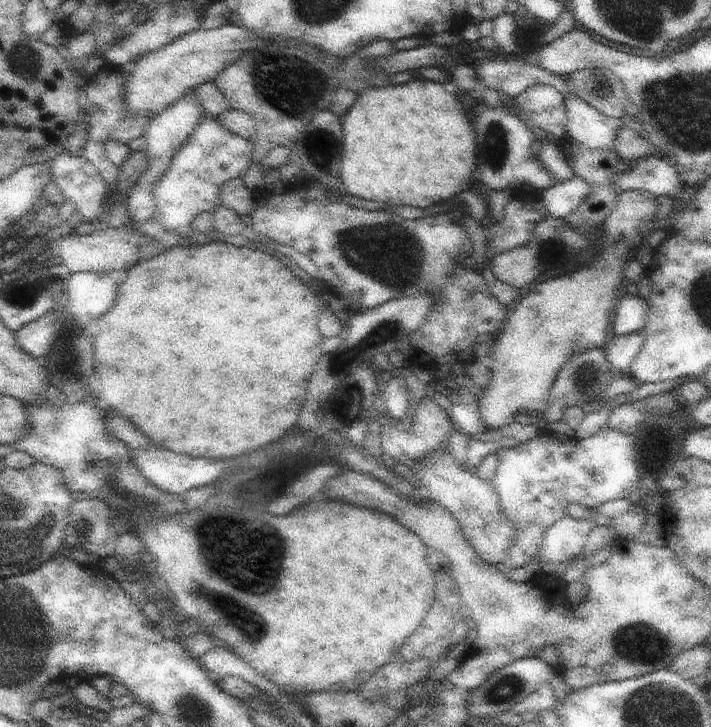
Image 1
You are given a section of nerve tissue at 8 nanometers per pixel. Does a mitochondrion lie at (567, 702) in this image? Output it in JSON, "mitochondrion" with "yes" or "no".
{"mitochondrion":"no"}

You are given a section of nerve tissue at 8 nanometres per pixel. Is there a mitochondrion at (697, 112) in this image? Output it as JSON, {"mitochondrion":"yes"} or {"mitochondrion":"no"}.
{"mitochondrion":"yes"}

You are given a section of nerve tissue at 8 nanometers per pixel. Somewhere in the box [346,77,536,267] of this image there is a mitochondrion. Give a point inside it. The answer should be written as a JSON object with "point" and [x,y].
{"point":[494,141]}

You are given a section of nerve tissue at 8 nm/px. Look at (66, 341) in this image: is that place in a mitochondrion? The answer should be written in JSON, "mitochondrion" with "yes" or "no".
{"mitochondrion":"yes"}

